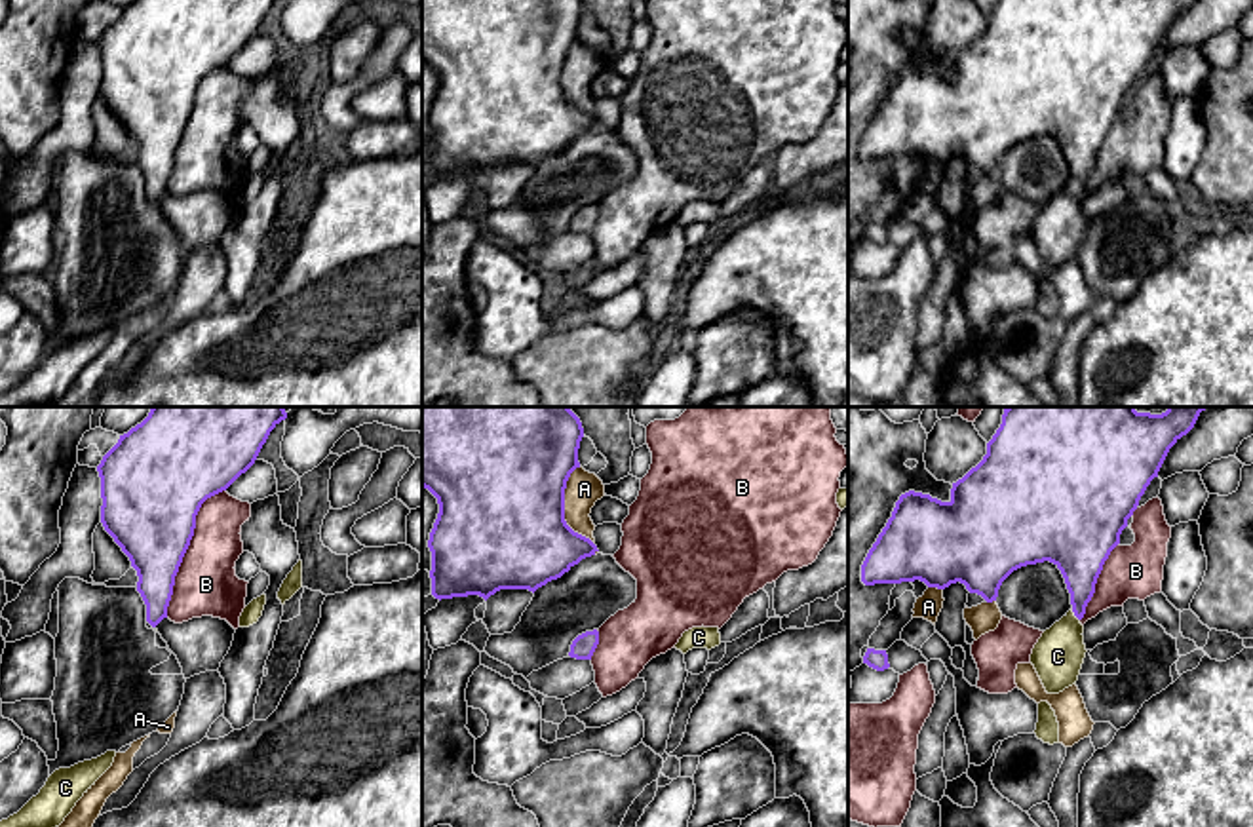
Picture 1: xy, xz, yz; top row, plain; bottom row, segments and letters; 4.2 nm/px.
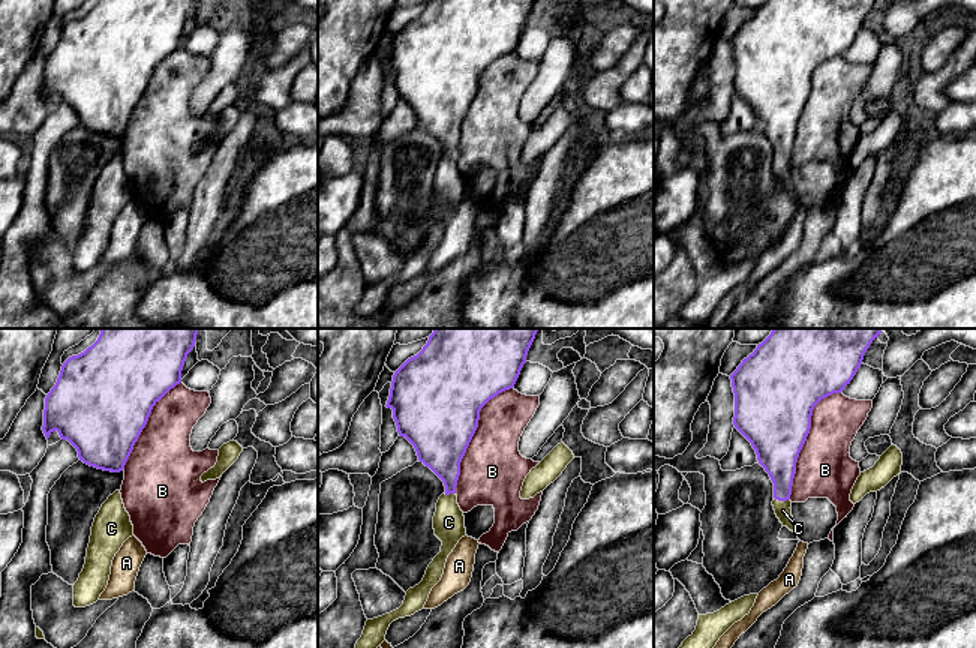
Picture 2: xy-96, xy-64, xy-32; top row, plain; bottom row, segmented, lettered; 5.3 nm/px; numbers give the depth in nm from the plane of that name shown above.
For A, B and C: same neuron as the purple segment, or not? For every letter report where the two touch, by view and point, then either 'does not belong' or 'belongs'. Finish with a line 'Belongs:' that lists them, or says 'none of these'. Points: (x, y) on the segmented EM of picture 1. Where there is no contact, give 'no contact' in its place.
A: xz (563, 508) | does not belong
B: xy (187, 548) | does not belong
C: yz (1075, 615) | belongs
Belongs: C

